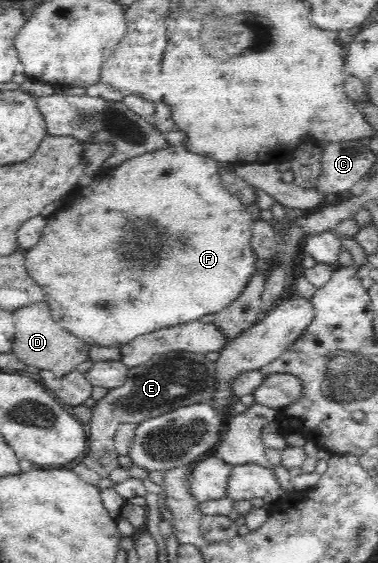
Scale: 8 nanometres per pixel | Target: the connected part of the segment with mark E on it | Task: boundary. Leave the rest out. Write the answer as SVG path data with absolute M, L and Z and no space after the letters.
M161 353L143 365L129 368L125 385L111 390L109 395L91 408L89 445L82 463L96 471L101 478L109 478L111 471L119 466L117 458L120 455L114 447L114 438L120 424L130 422L139 425L147 419L160 417L187 405L210 403L216 393L215 383L216 363L201 353Z

